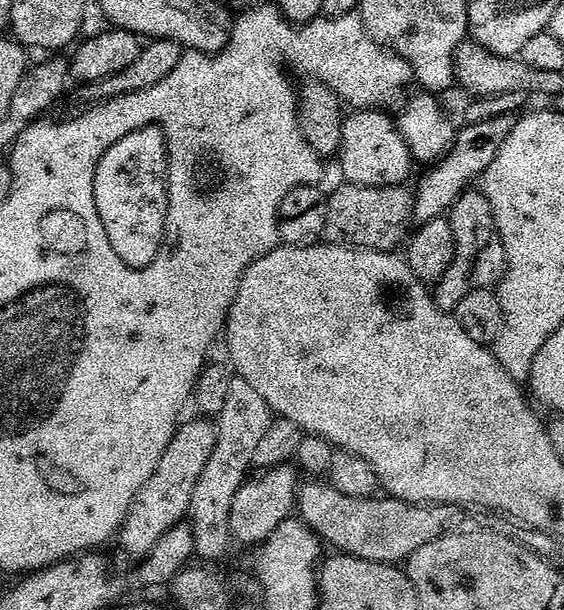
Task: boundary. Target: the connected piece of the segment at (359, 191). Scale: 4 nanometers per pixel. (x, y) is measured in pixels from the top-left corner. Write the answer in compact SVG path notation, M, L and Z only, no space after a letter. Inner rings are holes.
M341 183L336 193L328 196L327 235L333 241L350 244L354 248L369 248L375 252L395 253L396 248L409 239L415 214L415 198L411 187L395 184L385 188L371 188Z

